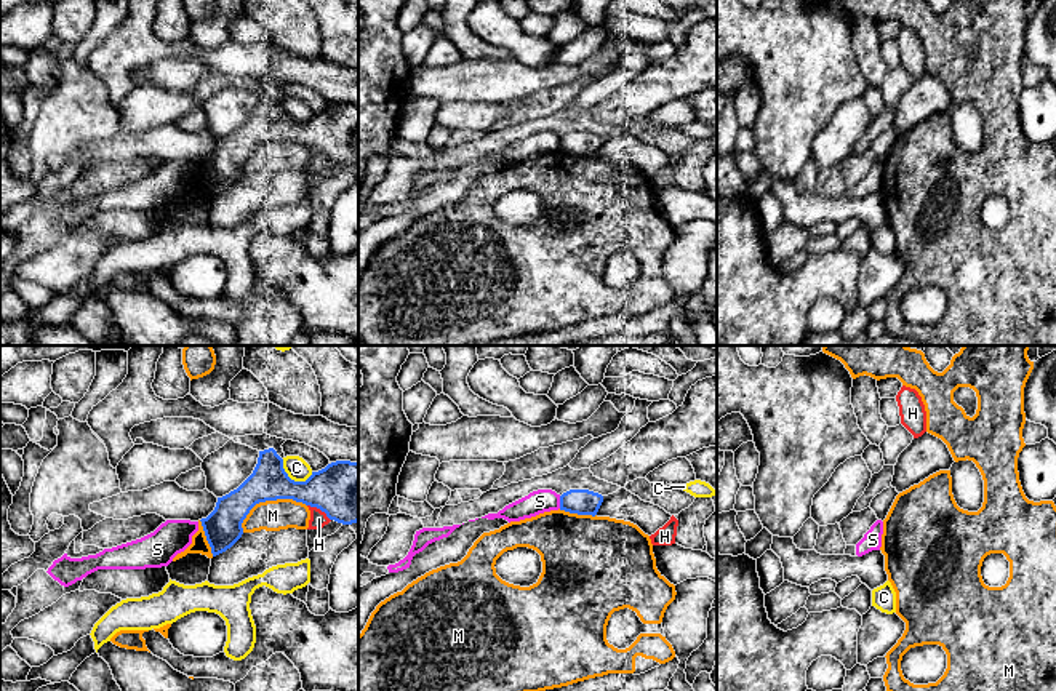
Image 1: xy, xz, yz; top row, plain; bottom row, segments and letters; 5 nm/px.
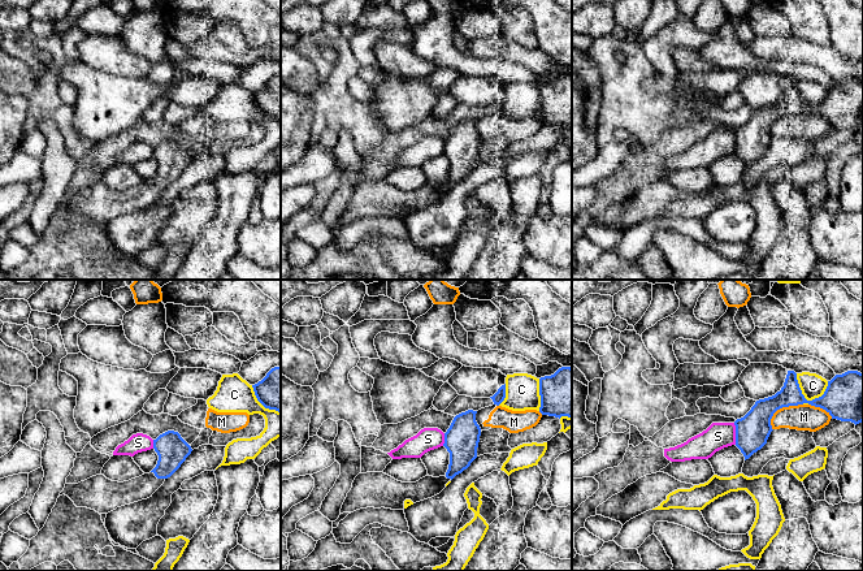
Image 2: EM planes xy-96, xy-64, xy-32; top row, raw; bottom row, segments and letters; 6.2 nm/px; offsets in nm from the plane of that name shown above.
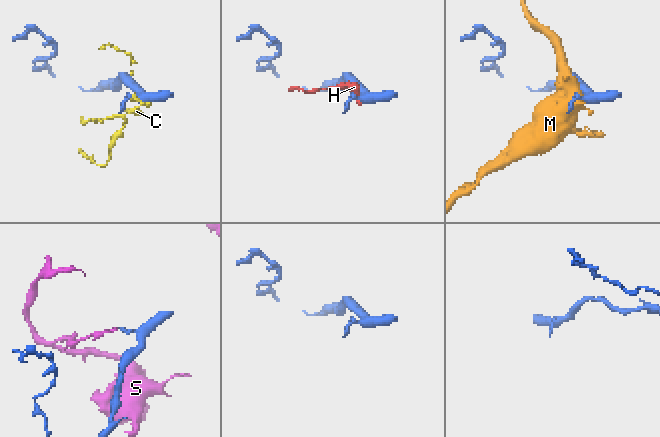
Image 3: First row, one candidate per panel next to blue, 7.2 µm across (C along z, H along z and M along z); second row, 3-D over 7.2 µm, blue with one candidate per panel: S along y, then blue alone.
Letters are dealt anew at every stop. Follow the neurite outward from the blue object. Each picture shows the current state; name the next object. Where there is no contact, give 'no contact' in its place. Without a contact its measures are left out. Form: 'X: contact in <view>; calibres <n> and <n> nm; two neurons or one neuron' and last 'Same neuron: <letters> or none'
C: contact in xy; calibres 280 and 110 nm; two neurons
H: contact in xy; calibres 300 and 90 nm; two neurons
M: contact in xy; calibres 190 and 160 nm; two neurons
S: contact in xz; calibres 130 and 120 nm; two neurons
Same neuron: none

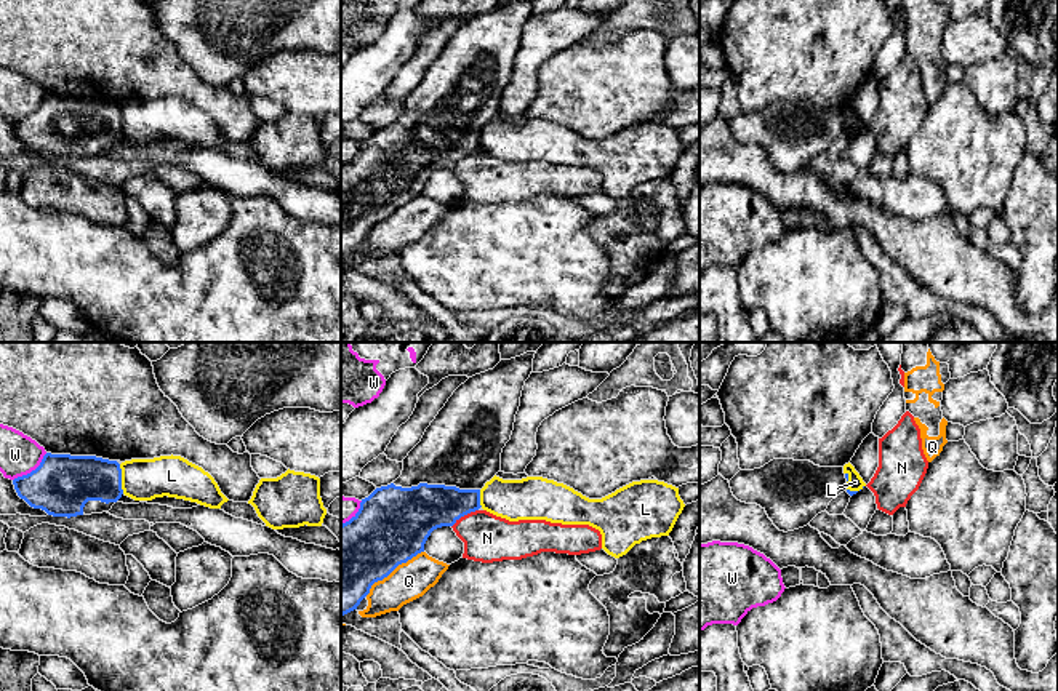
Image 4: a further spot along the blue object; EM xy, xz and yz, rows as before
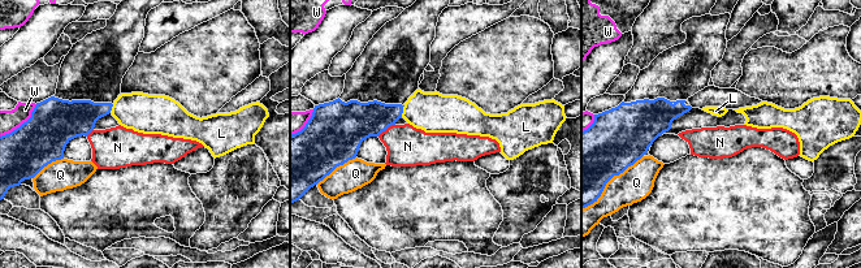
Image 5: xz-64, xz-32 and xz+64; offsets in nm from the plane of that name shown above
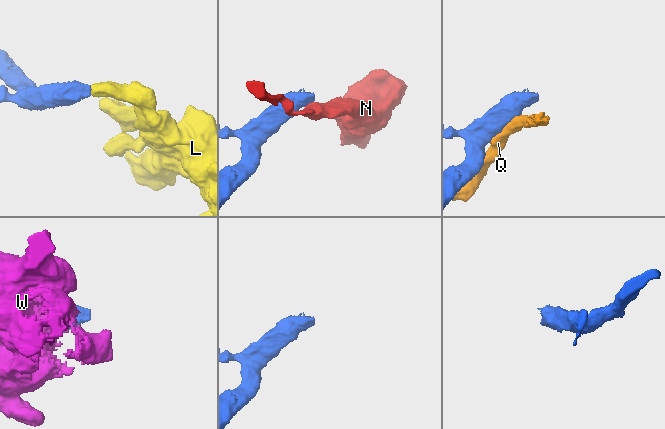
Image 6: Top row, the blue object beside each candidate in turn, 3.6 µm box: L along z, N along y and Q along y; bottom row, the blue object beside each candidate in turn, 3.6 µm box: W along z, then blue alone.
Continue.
L: contact in xy; calibres 260 and 200 nm; two neurons
N: contact in xz; calibres 260 and 240 nm; two neurons
Q: contact in xz; calibres 380 and 190 nm; two neurons
W: contact in xy; calibres 300 and 200 nm; two neurons
Same neuron: none

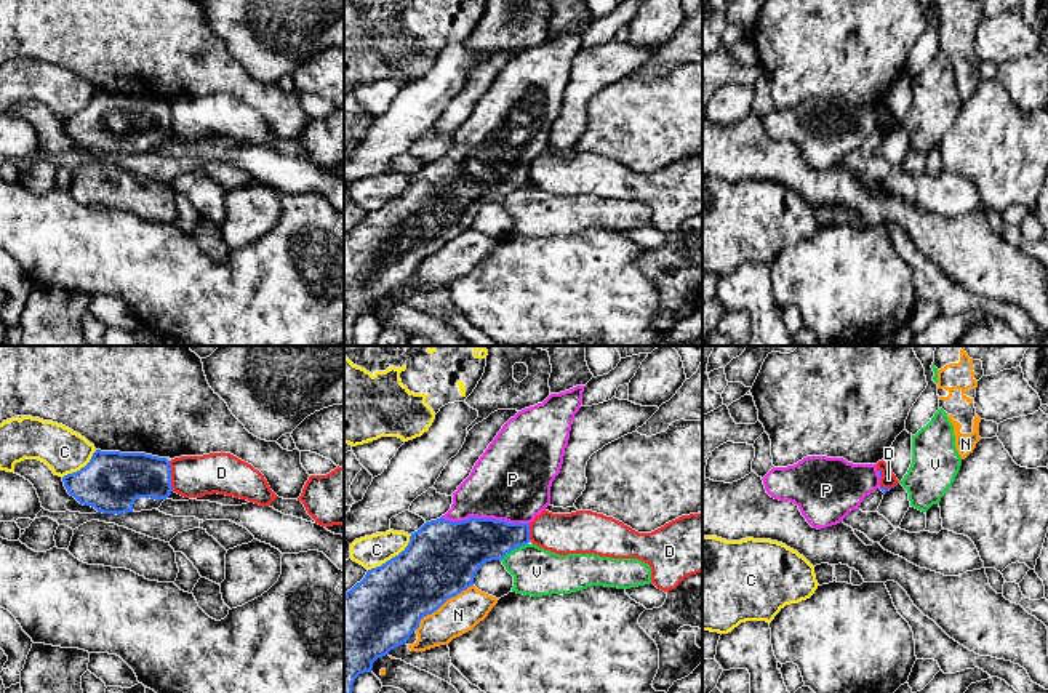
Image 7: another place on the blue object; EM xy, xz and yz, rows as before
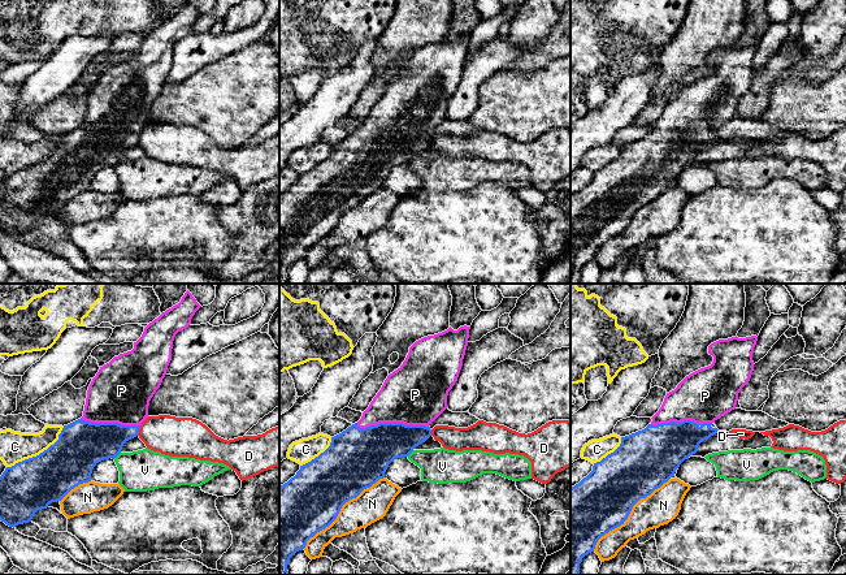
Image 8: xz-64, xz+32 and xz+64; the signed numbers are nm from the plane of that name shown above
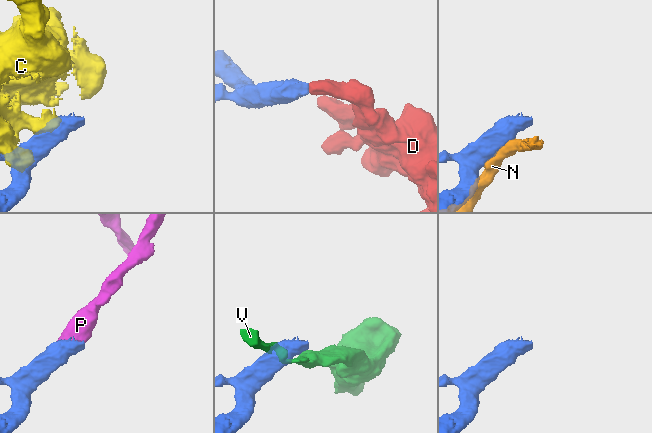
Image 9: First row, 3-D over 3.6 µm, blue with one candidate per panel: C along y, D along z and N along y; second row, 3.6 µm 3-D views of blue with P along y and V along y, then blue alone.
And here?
C: contact in xz; calibres 380 and 160 nm; two neurons
D: contact in xy; calibres 260 and 200 nm; two neurons
N: contact in xz; calibres 380 and 190 nm; two neurons
P: contact in xz; calibres 320 and 400 nm; one neuron
V: contact in xz; calibres 260 and 240 nm; two neurons
Same neuron: P

